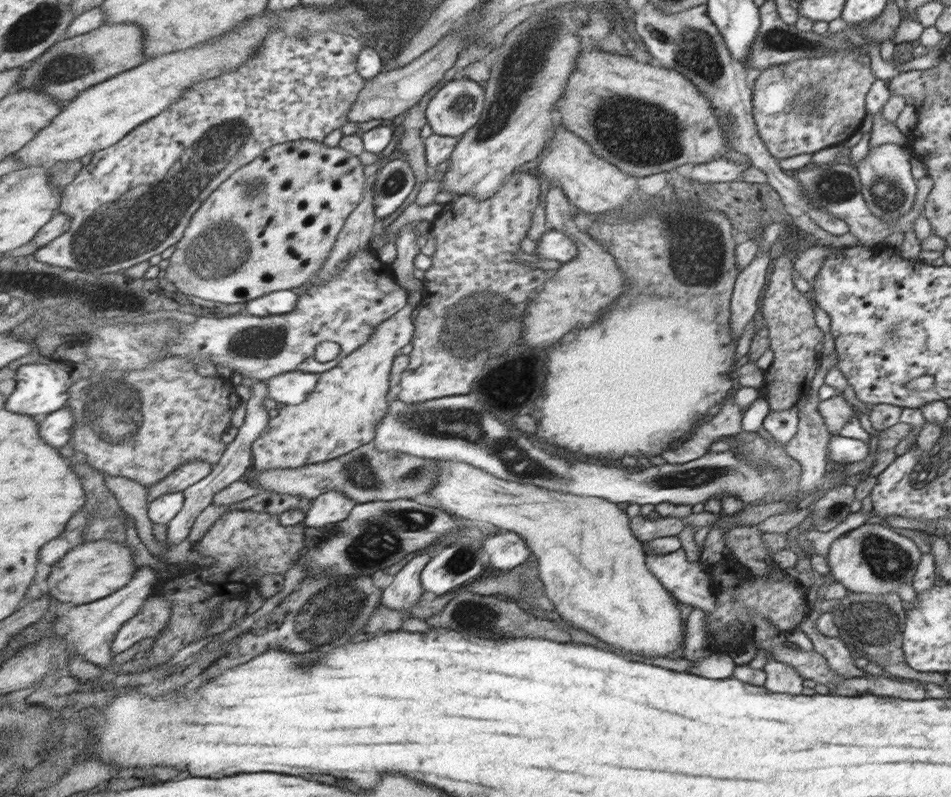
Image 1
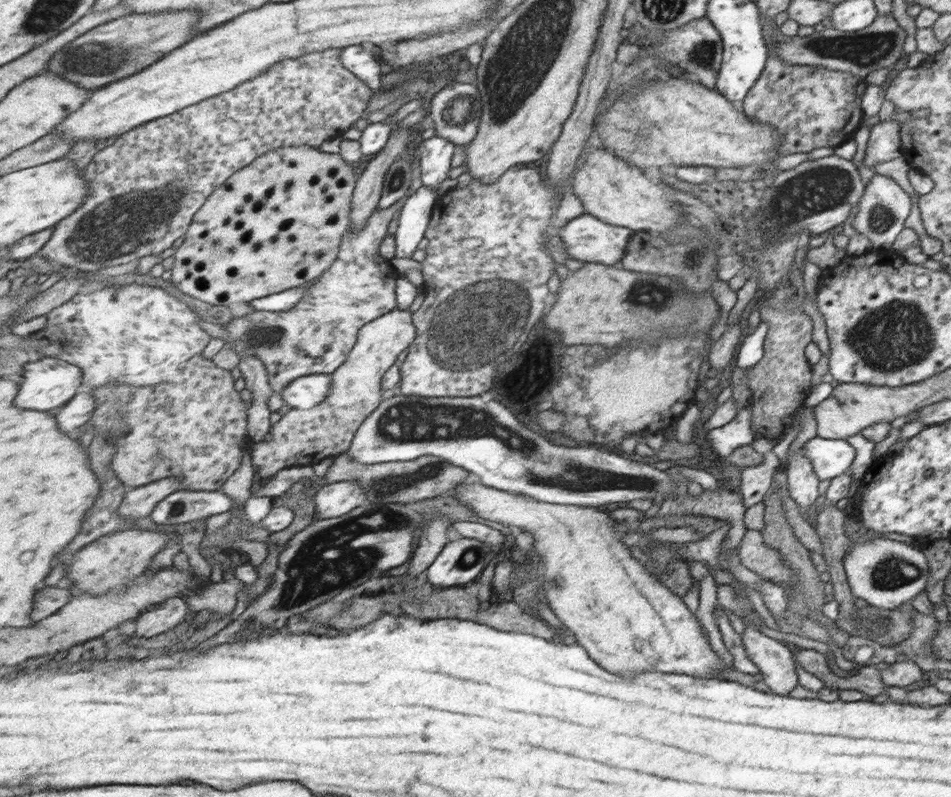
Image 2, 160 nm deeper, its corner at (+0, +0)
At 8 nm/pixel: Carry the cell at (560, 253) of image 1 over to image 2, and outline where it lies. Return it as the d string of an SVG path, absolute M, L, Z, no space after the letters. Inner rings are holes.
M583 212L559 228L558 236L565 246L567 258L582 263L613 265L621 261L625 244L632 233L633 231L628 228L601 222L601 219Z

